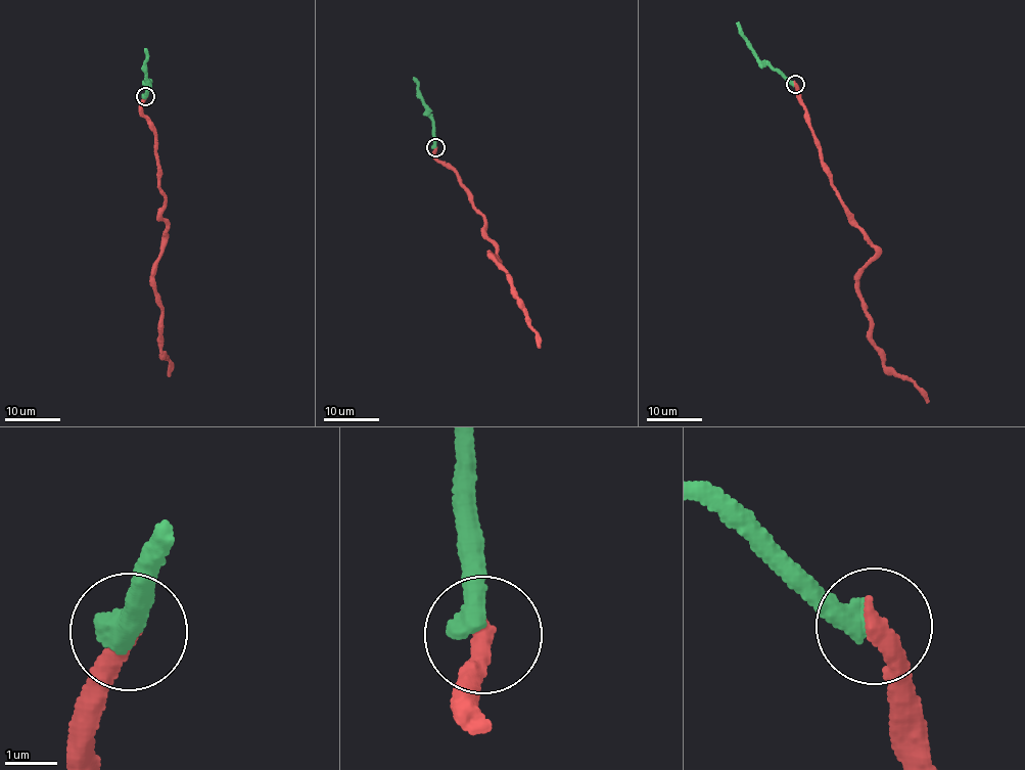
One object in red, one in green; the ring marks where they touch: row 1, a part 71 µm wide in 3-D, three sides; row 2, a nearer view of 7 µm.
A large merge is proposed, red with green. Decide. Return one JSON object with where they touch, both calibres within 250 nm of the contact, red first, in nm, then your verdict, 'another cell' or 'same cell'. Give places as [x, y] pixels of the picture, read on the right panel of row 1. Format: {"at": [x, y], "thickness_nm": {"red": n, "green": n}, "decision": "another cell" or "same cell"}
{"at": [795, 84], "thickness_nm": {"red": 420, "green": 480}, "decision": "same cell"}

